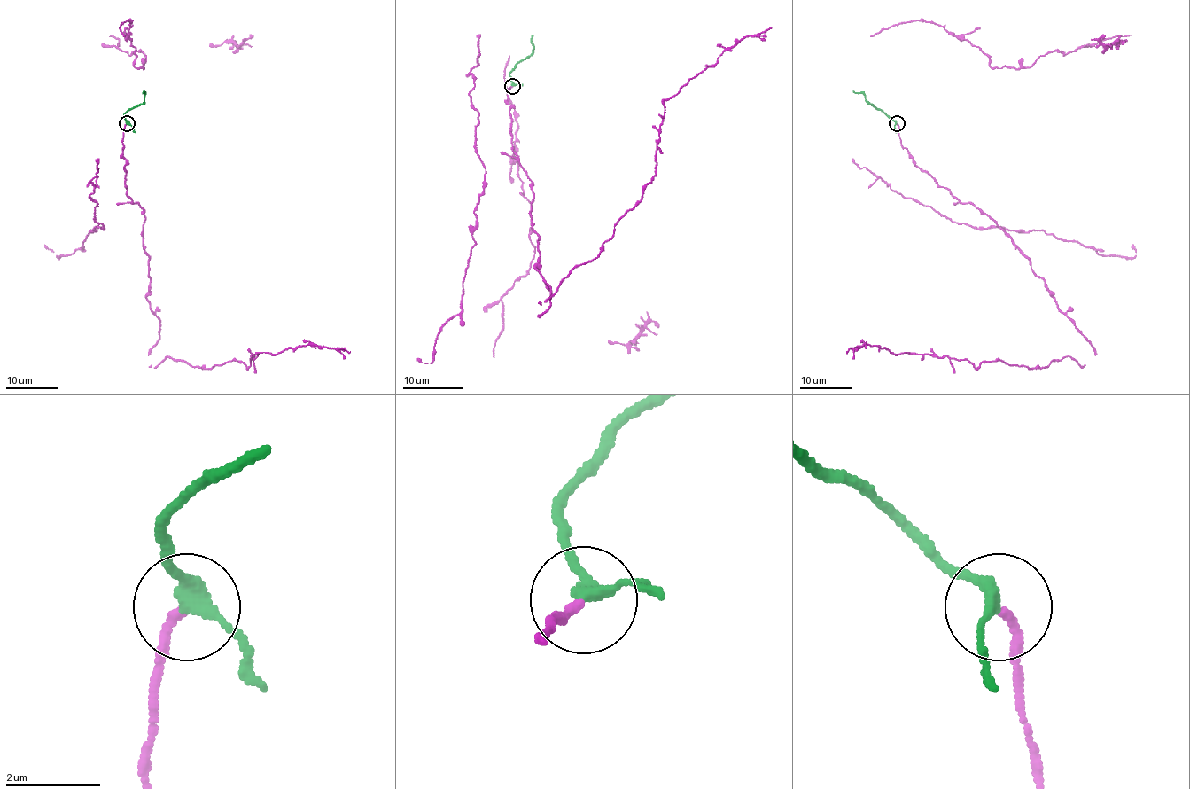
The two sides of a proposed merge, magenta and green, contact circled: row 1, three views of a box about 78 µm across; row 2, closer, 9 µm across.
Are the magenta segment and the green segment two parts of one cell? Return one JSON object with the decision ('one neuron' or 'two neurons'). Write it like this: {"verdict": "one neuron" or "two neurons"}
{"verdict": "one neuron"}

